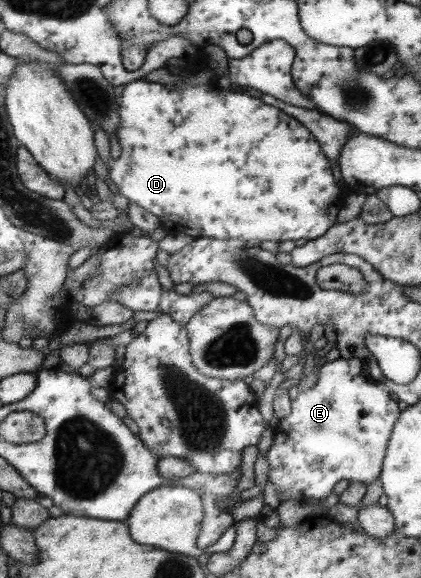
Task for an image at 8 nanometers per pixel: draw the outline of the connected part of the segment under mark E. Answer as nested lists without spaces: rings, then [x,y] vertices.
[[[340,357],[323,363],[318,382],[309,390],[299,392],[297,399],[292,401],[290,415],[278,419],[277,425],[273,426],[274,442],[266,456],[269,463],[267,479],[275,486],[277,494],[283,494],[287,500],[325,500],[339,481],[348,480],[368,487],[380,477],[388,453],[388,441],[401,409],[391,401],[387,390],[373,387],[373,381],[369,381],[363,369],[365,365],[360,358]]]

